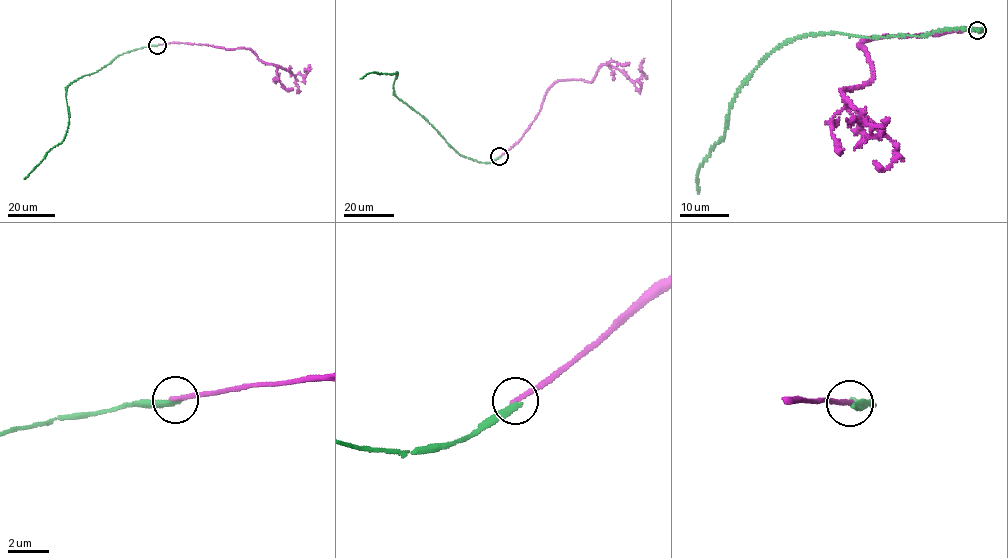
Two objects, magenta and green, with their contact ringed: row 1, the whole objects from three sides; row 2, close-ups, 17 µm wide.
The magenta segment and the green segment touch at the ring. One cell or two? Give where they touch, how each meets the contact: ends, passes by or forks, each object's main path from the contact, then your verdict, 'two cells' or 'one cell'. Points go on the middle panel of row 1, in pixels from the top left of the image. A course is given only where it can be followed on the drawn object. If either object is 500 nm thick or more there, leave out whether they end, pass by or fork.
(499, 156) | magenta ends | green ends | magenta via (499, 156), (522, 136), (555, 82), (590, 82), (609, 65), (637, 80), (644, 58) | green via (499, 156), (483, 162), (460, 155), (432, 125), (395, 95), (393, 87), (397, 72), (370, 72), (360, 78) | two cells

